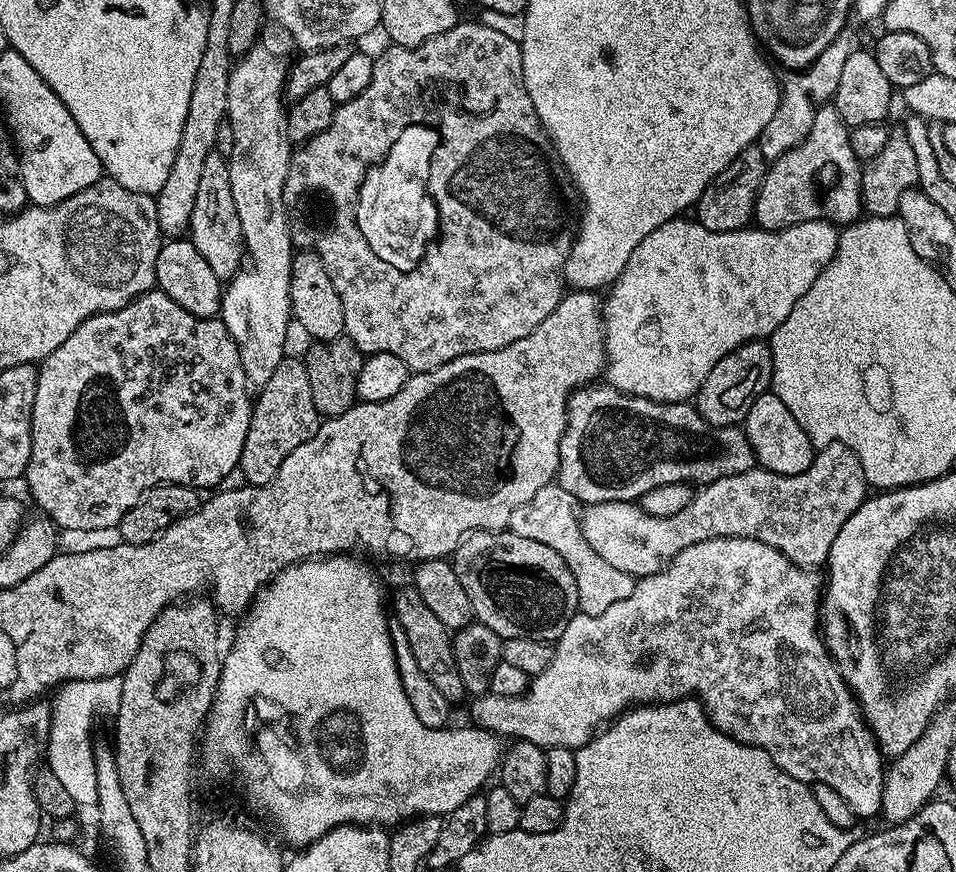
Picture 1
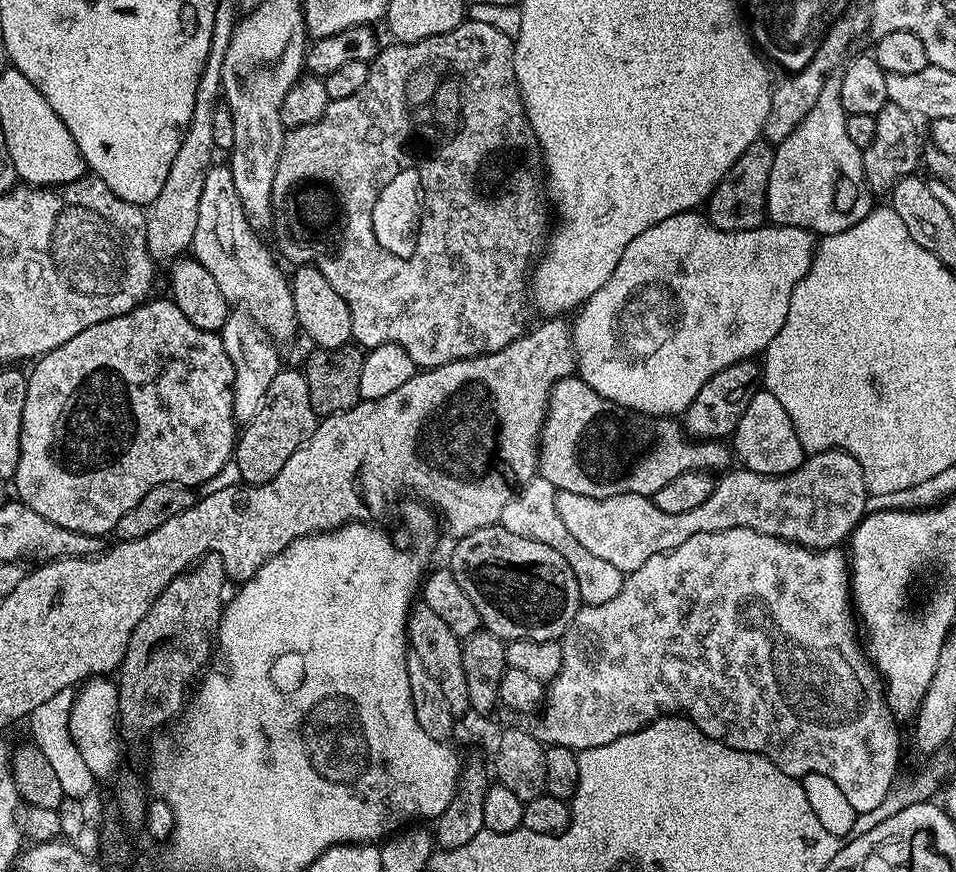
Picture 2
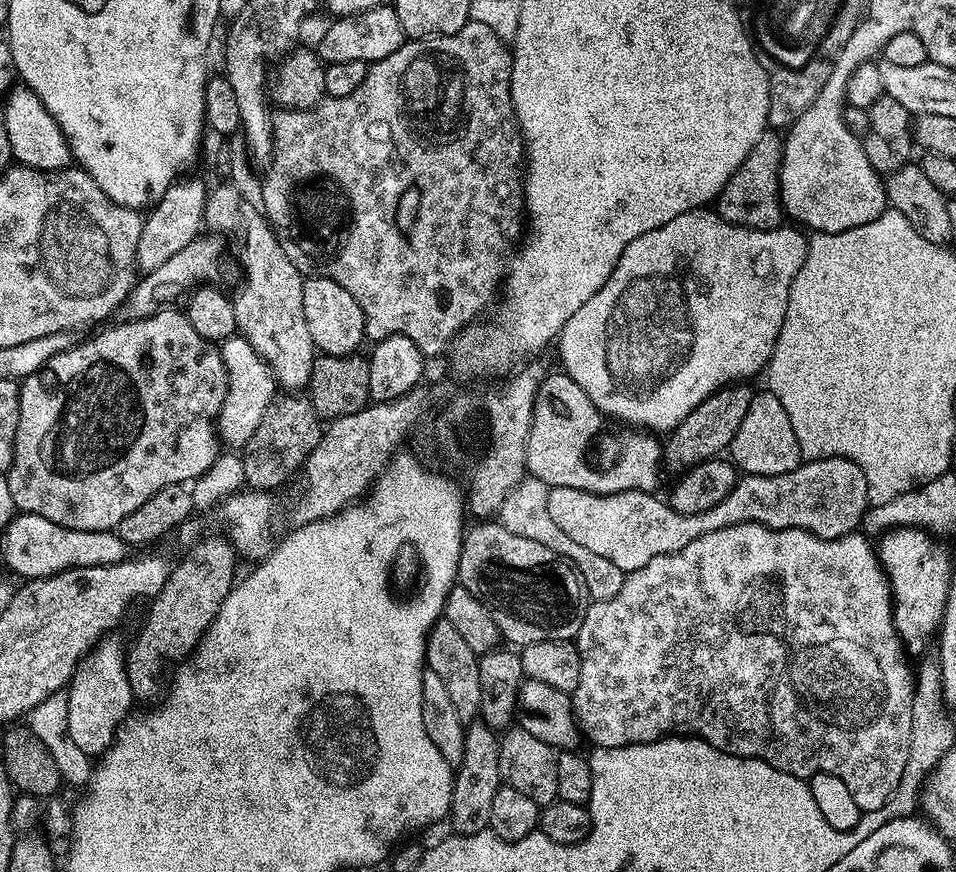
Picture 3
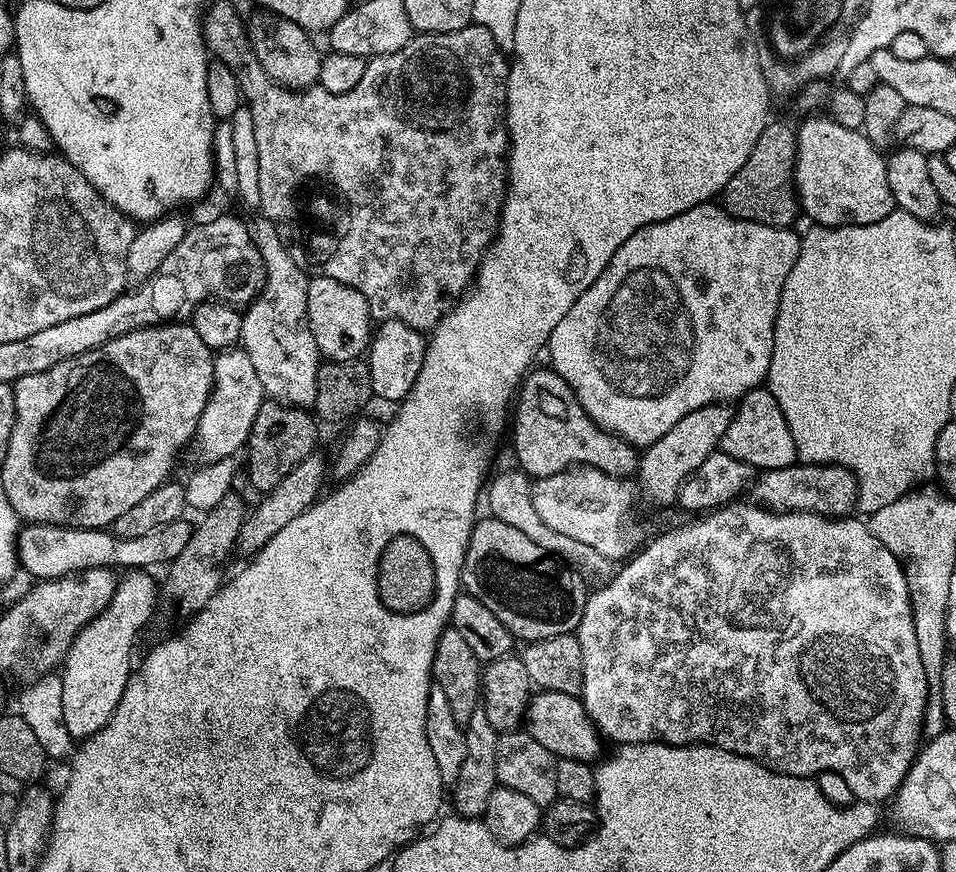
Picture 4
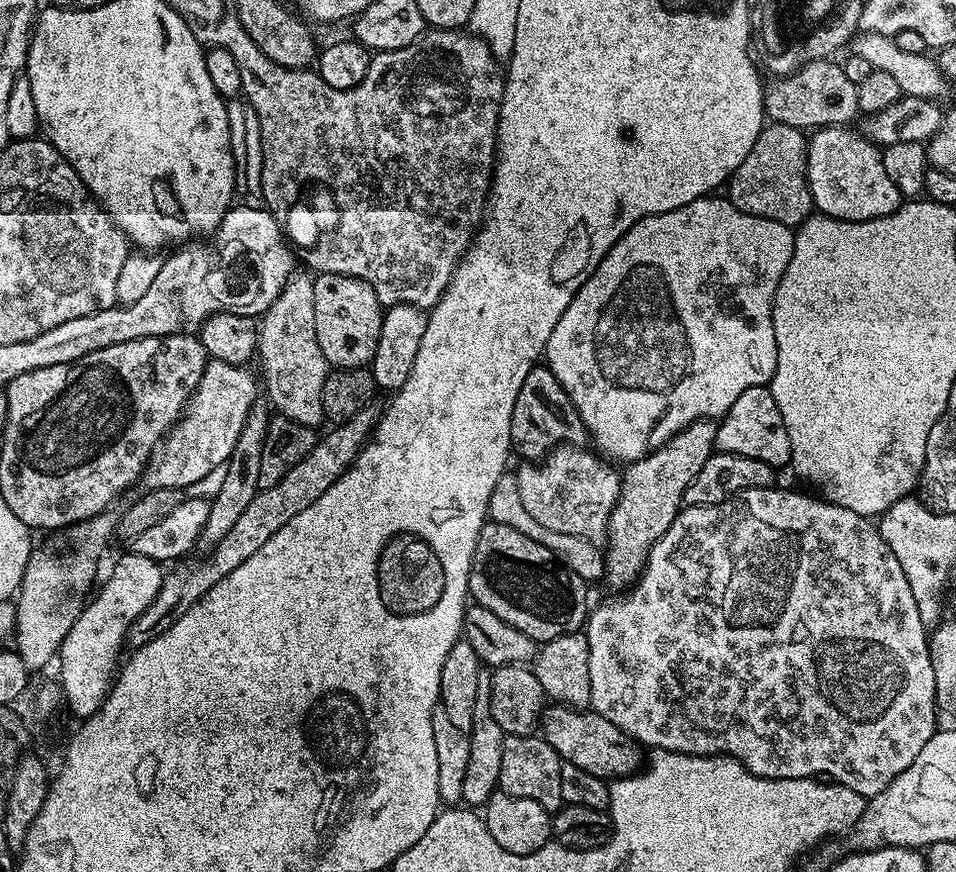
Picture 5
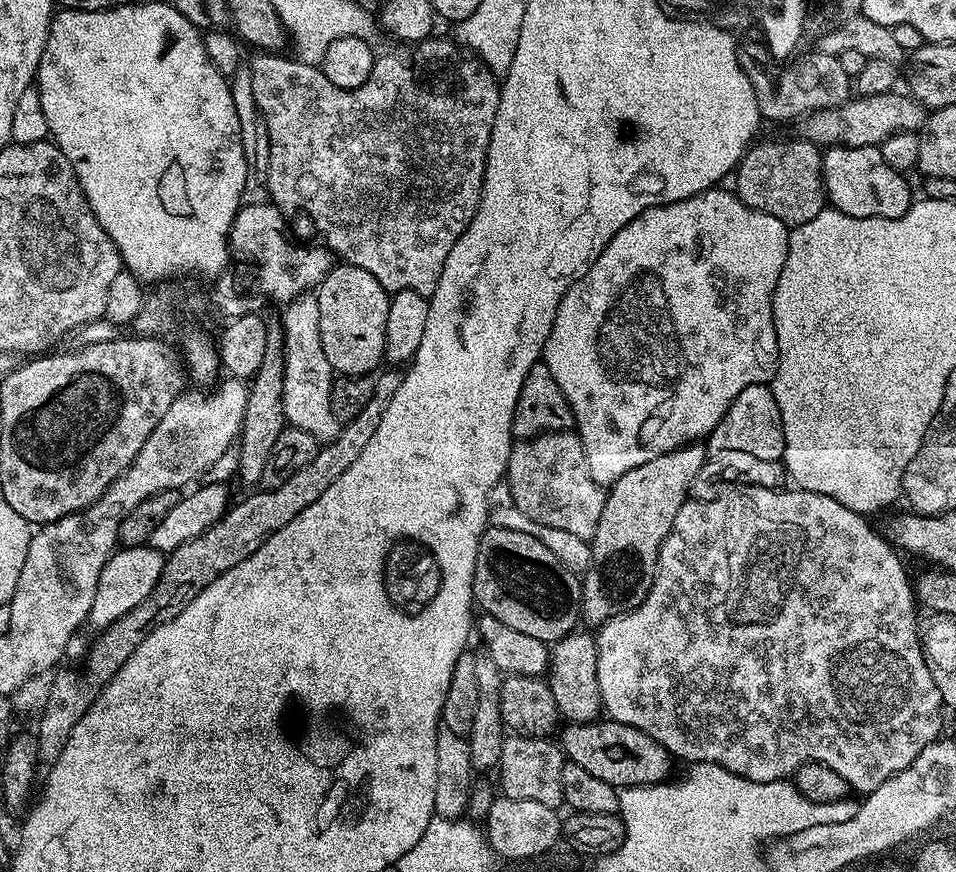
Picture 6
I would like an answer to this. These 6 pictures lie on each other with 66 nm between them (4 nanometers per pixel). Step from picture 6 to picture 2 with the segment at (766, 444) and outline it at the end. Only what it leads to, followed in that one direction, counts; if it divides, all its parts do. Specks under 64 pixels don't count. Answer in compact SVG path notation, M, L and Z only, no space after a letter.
M762 390L750 398L750 406L746 406L746 414L742 414L742 422L738 422L736 431L730 437L730 443L736 447L736 456L749 472L757 472L763 476L785 476L801 468L806 459L802 442L798 442L798 434L794 430L794 422L790 422L790 414L774 394Z

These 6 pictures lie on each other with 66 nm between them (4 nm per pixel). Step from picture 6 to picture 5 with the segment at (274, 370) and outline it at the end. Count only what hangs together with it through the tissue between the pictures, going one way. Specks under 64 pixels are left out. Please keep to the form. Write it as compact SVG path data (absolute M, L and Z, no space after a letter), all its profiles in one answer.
M258 398L251 406L251 412L246 418L246 425L242 428L238 442L232 451L231 458L228 460L229 468L226 474L224 485L220 492L211 501L211 510L206 526L200 532L197 545L206 552L211 551L226 536L227 531L238 522L238 518L245 513L246 507L256 497L260 489L258 477L261 474L262 458L264 457L264 444L266 434L272 421L271 407L263 400Z

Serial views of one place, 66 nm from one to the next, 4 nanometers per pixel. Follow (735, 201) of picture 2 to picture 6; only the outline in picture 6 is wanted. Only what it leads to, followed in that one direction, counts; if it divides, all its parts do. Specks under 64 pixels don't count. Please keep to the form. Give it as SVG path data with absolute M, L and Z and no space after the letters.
M803 138L762 140L749 147L734 169L737 198L746 206L762 210L762 214L770 214L770 218L778 218L789 226L810 222L814 214L826 207L821 149Z

